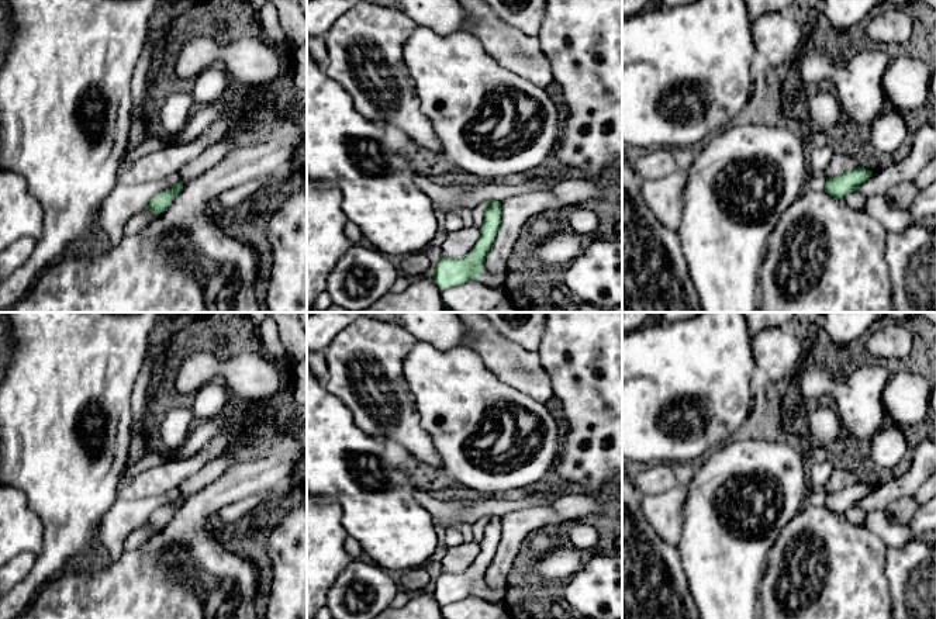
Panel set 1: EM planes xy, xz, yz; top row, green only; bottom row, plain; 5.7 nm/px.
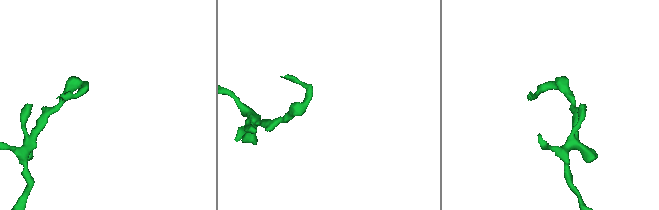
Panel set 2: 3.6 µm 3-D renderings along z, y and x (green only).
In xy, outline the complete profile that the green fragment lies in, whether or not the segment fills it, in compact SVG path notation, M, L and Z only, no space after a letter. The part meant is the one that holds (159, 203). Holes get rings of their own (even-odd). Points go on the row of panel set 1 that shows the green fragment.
M176 183L172 189L153 197L152 201L145 207L151 210L155 215L163 212L175 200L175 197L183 190L180 183Z

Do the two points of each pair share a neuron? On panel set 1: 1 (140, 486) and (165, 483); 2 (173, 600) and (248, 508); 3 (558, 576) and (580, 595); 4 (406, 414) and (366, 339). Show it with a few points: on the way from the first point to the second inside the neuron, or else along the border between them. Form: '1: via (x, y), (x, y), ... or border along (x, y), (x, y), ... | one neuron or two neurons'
1: via (145, 484), (159, 483) | one neuron
2: border along (265, 490), (227, 502), (216, 512) | two neurons
3: border along (586, 556), (583, 567), (558, 587) | two neurons
4: via (393, 396), (389, 391), (389, 376), (377, 358) | one neuron

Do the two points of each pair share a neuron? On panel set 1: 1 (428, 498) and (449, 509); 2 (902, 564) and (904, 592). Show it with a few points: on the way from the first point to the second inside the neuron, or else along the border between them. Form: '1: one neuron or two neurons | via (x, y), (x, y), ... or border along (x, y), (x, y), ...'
1: one neuron | via (434, 502), (444, 507)
2: one neuron | via (904, 571), (904, 585)

